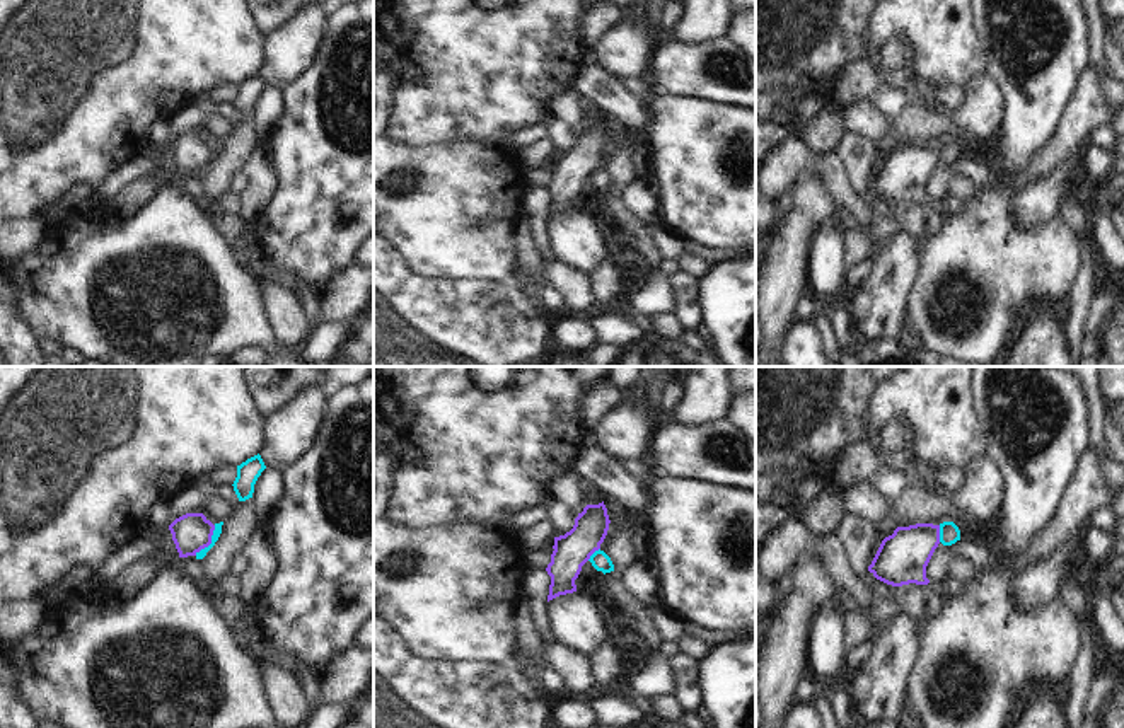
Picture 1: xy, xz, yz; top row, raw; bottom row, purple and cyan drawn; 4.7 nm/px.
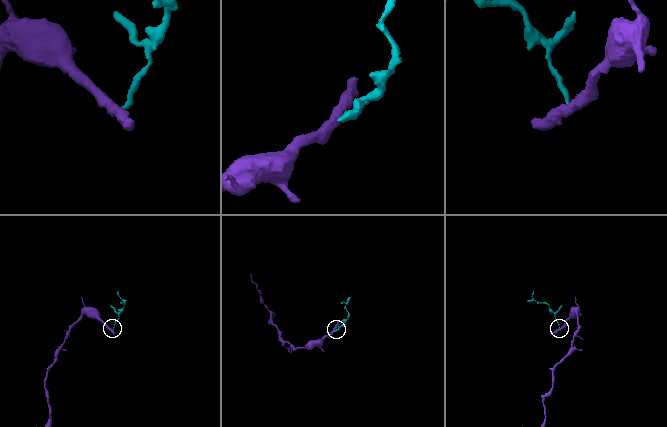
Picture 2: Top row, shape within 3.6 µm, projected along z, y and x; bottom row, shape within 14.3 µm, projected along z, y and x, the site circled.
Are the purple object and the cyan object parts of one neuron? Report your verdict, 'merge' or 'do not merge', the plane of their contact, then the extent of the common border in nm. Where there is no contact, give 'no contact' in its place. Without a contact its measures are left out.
do not merge; contact in xy; length 170 nm

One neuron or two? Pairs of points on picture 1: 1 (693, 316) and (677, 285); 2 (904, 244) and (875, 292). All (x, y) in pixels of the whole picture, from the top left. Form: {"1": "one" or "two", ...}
{"1": "one", "2": "one"}

